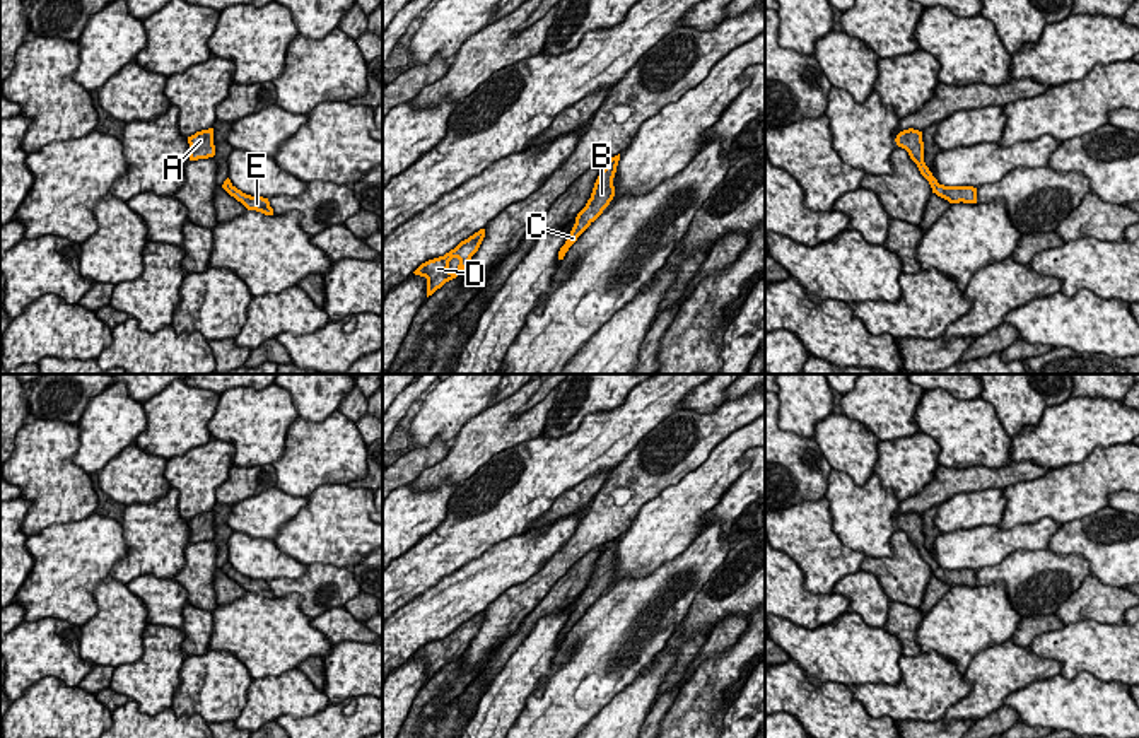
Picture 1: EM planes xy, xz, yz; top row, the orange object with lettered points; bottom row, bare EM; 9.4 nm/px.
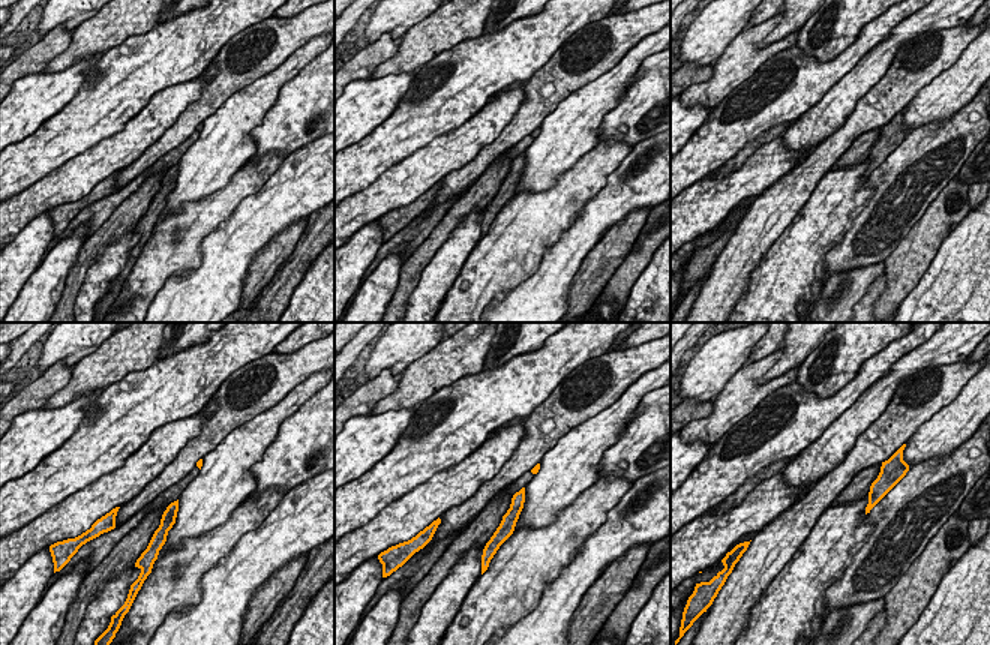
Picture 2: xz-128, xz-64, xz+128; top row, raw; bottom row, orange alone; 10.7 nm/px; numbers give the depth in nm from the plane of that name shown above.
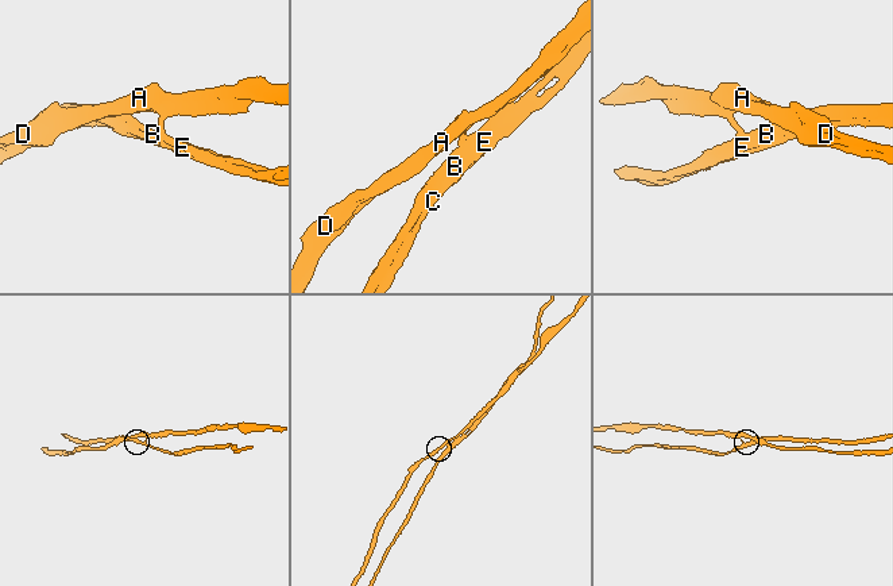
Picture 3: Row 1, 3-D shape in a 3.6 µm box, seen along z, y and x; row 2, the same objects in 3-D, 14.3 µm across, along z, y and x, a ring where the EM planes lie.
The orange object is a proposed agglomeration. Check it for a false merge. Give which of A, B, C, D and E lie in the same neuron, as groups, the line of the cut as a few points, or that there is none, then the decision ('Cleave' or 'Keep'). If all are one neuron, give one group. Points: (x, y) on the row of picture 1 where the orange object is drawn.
Groups: A D / B C E. Split along yz (938, 183), (933, 188). Cleave

